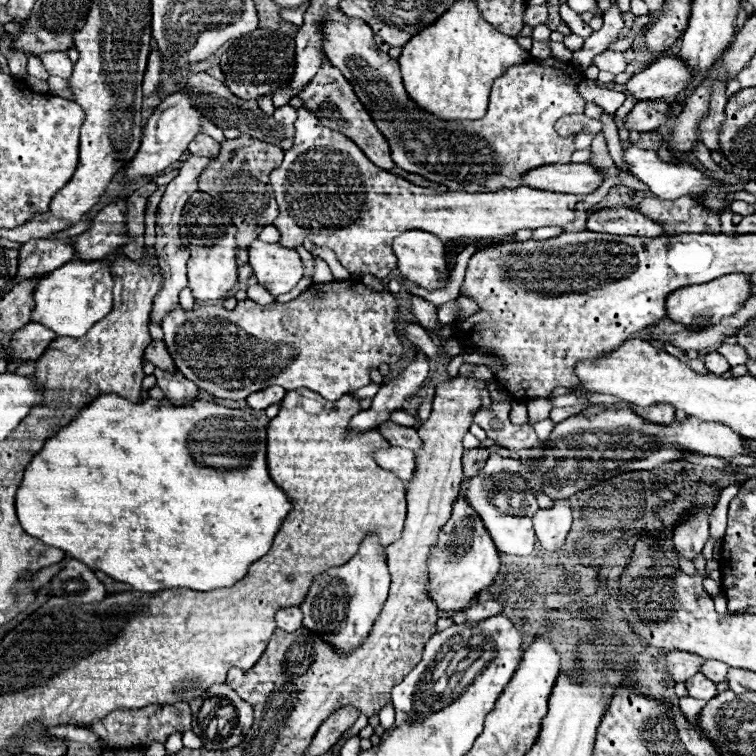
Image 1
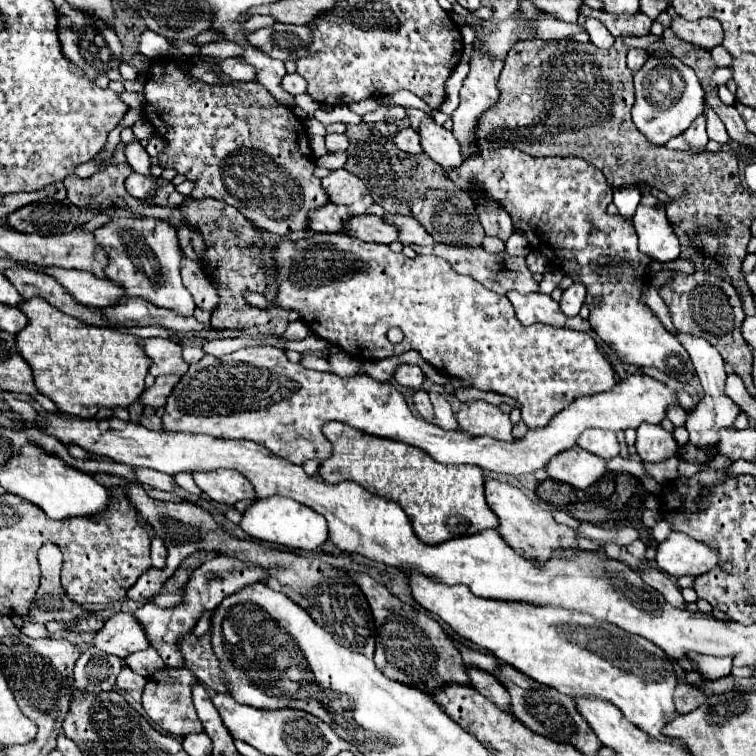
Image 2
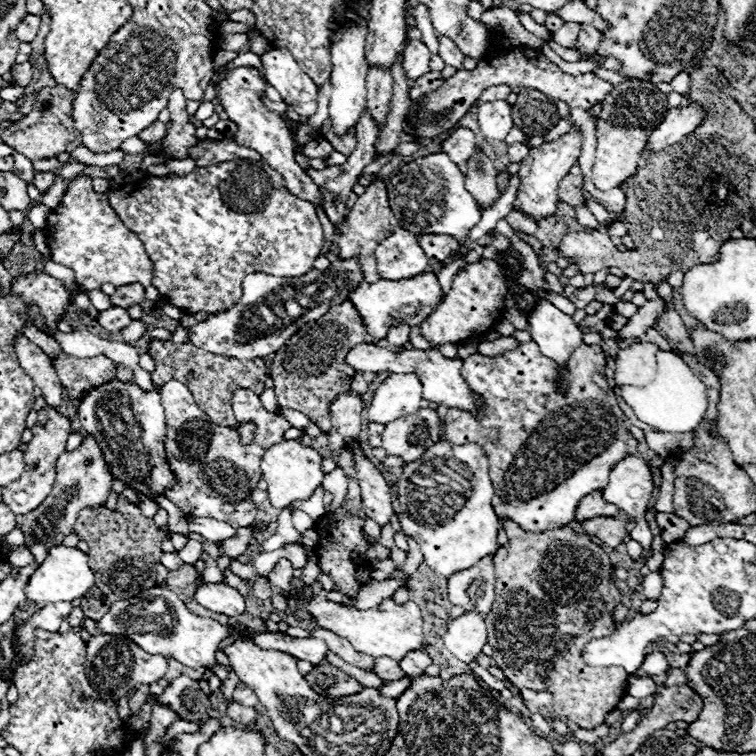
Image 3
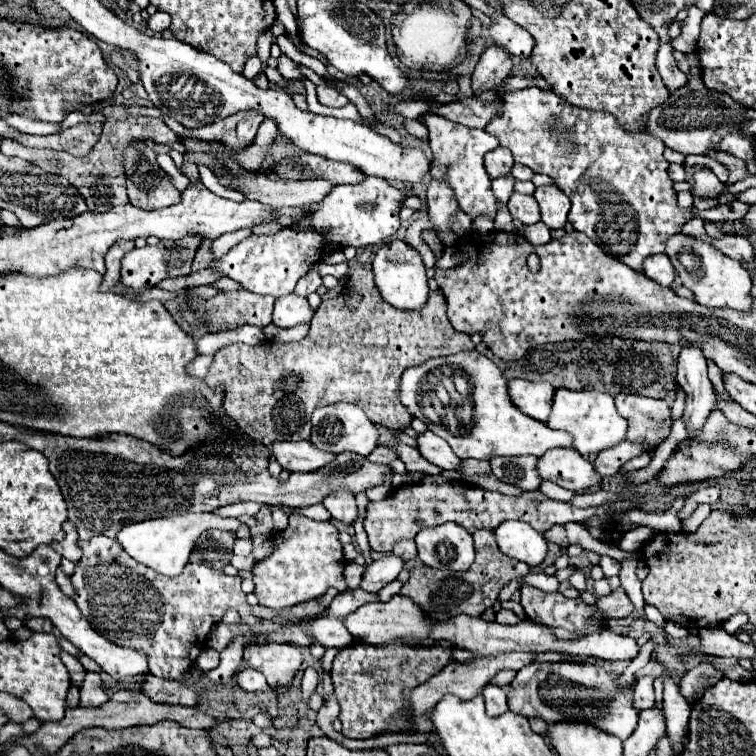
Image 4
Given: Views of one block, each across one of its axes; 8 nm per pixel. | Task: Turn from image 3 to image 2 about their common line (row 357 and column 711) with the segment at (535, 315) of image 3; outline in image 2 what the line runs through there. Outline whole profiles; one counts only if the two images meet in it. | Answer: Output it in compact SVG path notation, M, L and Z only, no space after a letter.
M672 532L664 542L658 544L656 554L658 568L676 578L684 574L700 576L704 572L714 570L718 562L720 562L718 550L682 532Z

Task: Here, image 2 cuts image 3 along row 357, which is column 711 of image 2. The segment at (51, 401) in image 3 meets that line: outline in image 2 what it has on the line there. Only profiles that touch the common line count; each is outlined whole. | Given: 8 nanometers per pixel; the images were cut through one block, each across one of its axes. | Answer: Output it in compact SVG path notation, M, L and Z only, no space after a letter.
M672 16L672 32L686 40L702 46L706 50L718 46L722 42L722 26L716 18L700 18L700 20L684 20L682 16Z

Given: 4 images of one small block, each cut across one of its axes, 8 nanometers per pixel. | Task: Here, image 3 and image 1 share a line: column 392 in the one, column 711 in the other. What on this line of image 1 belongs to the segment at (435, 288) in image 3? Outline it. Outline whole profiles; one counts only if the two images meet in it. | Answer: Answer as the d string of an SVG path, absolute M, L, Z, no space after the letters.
M726 274L724 278L716 278L702 286L684 286L676 290L666 300L666 310L670 320L680 322L688 328L708 328L720 322L724 316L734 316L750 296L750 278L746 274Z

